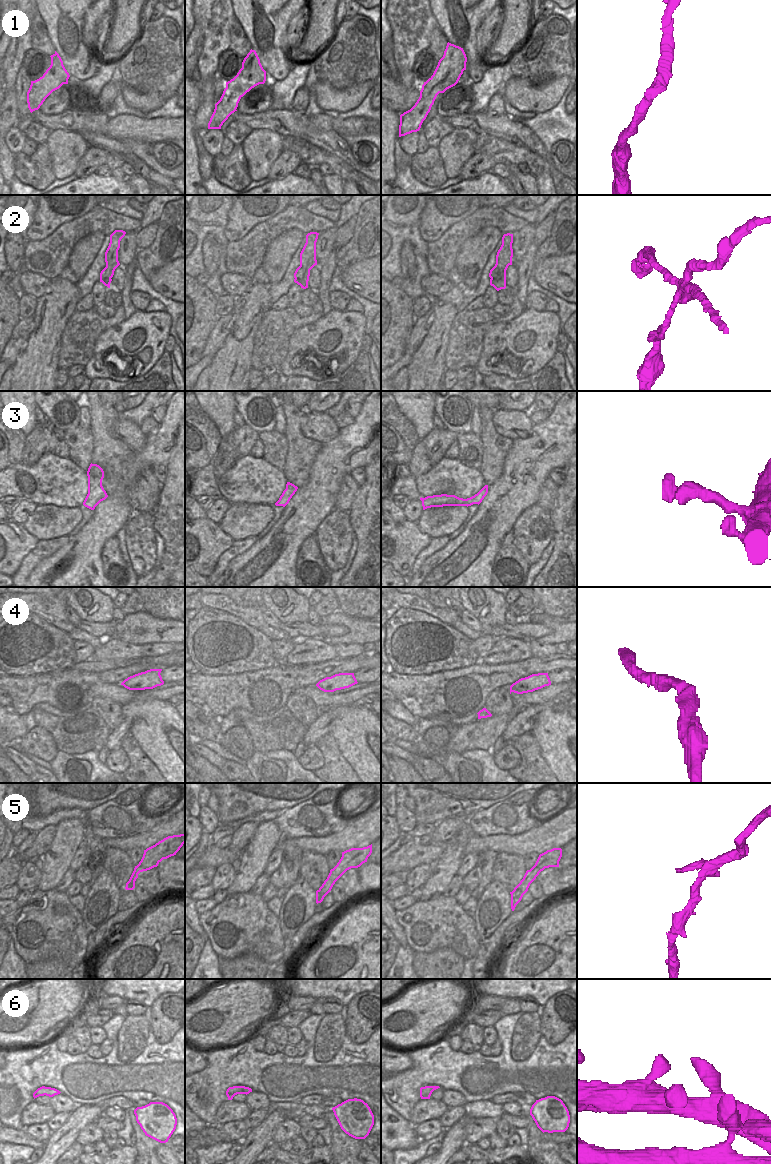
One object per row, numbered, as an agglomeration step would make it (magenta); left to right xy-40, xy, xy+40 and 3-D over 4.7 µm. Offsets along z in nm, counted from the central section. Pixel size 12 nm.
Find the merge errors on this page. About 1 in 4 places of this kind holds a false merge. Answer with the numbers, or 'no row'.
2

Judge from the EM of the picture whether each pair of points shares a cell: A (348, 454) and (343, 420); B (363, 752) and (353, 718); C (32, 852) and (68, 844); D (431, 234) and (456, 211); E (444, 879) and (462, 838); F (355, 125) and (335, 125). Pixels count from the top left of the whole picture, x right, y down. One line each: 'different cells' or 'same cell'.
A: different cells
B: same cell
C: different cells
D: same cell
E: same cell
F: same cell

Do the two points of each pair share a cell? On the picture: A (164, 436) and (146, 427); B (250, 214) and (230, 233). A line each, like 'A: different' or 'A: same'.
A: different
B: same

